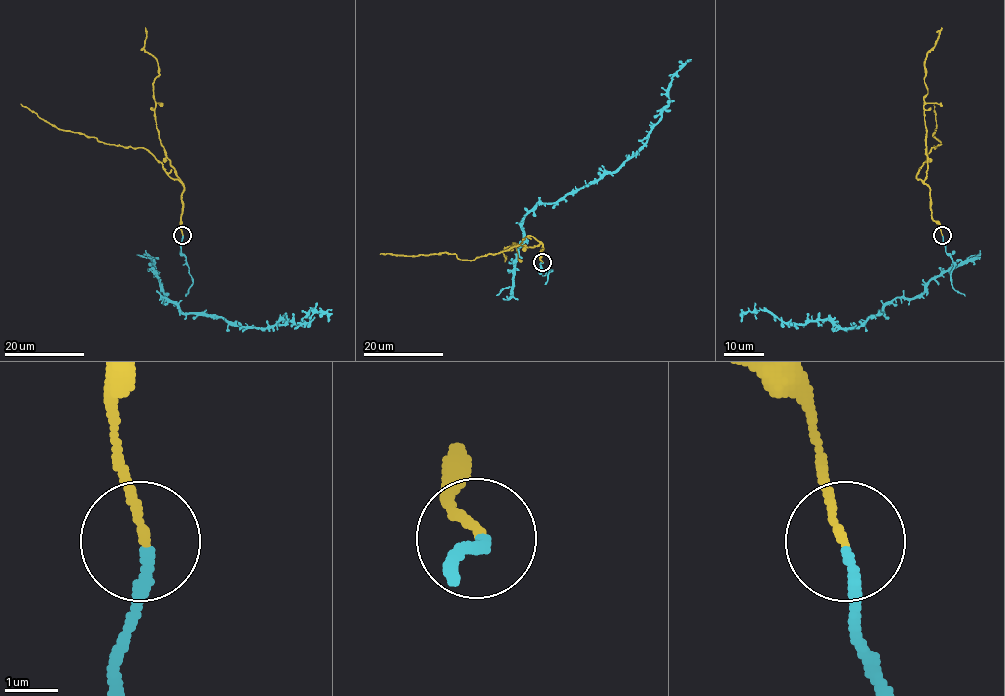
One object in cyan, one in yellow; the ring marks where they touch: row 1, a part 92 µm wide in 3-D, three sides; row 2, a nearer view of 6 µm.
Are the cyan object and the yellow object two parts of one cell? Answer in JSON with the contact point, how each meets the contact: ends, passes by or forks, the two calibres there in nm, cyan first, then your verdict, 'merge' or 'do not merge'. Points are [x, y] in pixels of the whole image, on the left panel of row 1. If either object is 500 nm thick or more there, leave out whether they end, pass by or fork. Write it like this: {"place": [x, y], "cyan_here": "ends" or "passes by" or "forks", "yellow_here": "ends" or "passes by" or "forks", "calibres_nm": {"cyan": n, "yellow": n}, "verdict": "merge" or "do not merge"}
{"place": [182, 235], "cyan_here": "ends", "yellow_here": "ends", "calibres_nm": {"cyan": 200, "yellow": 140}, "verdict": "merge"}

